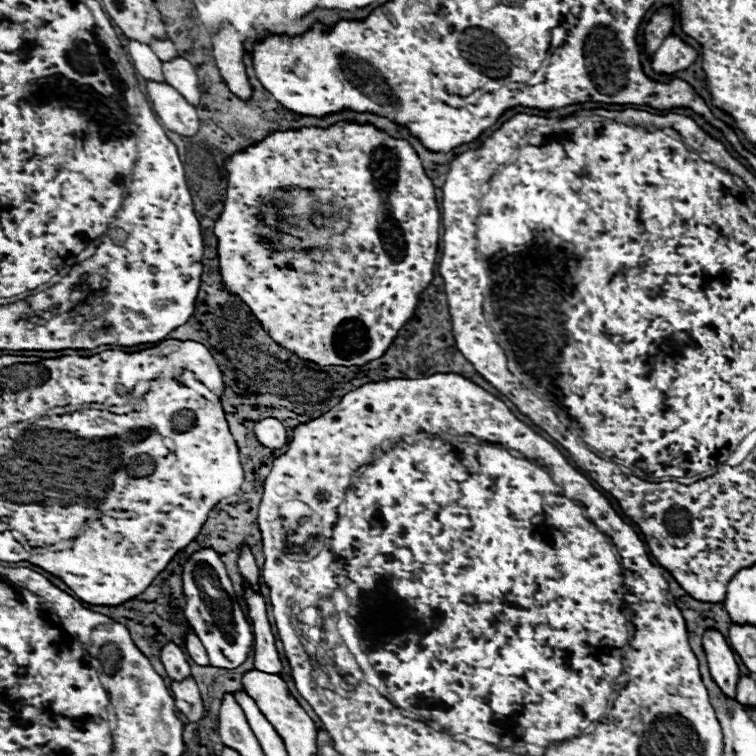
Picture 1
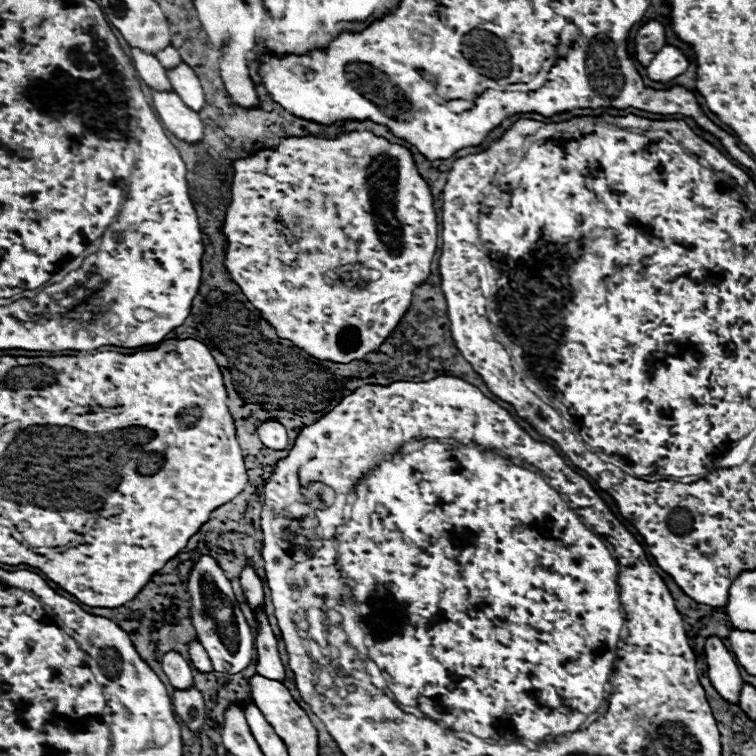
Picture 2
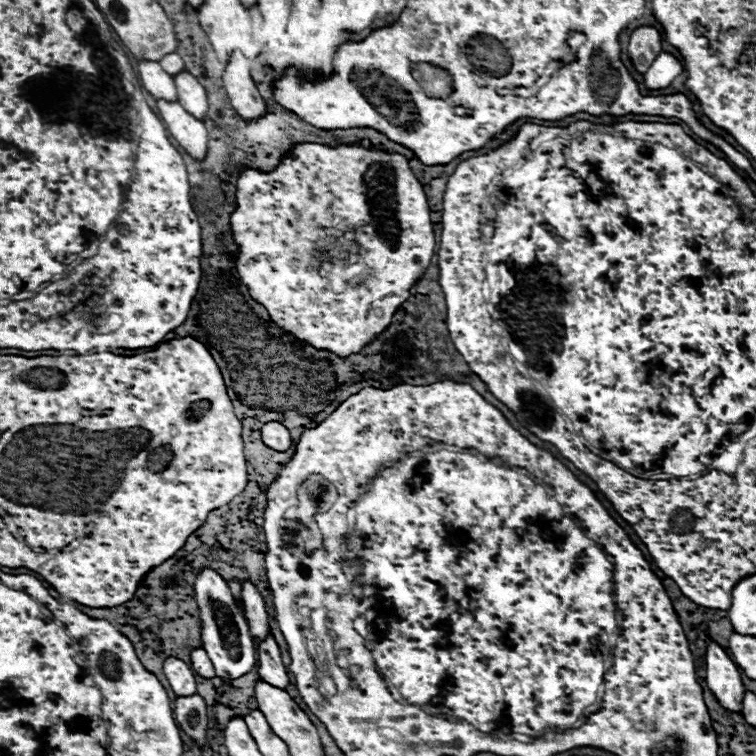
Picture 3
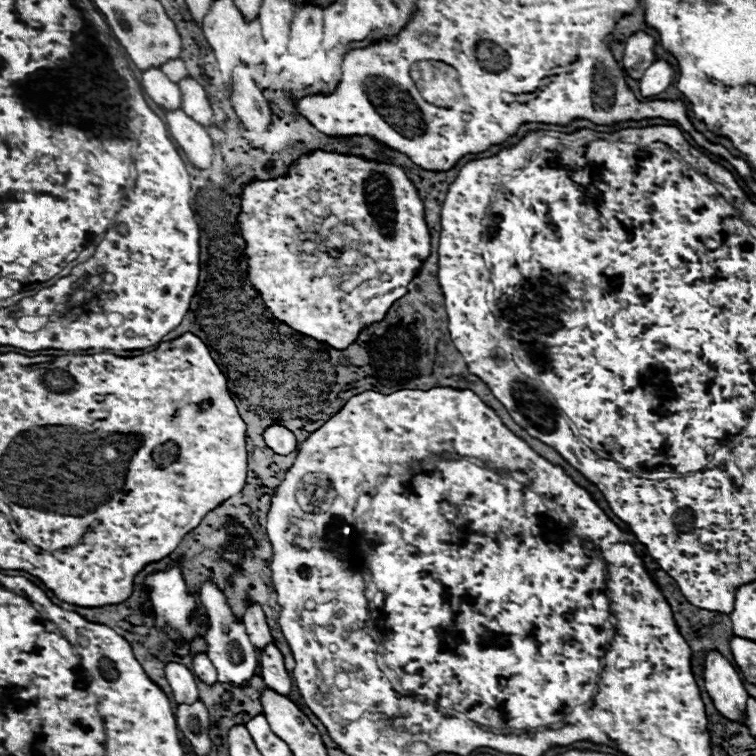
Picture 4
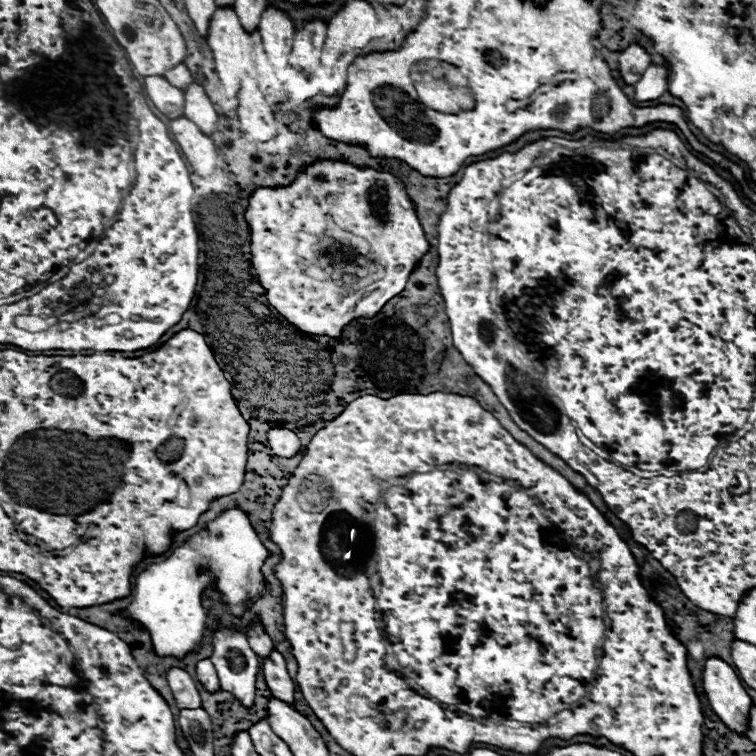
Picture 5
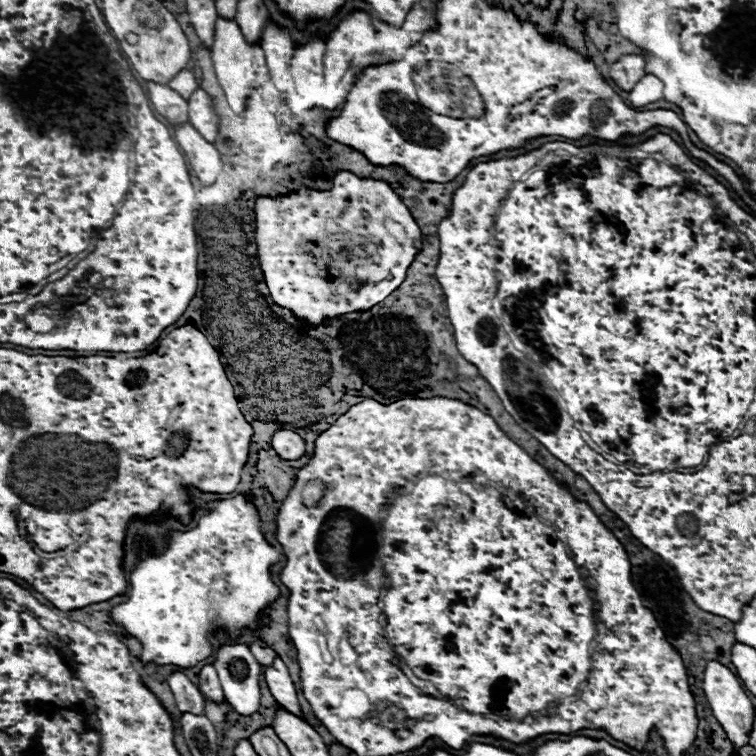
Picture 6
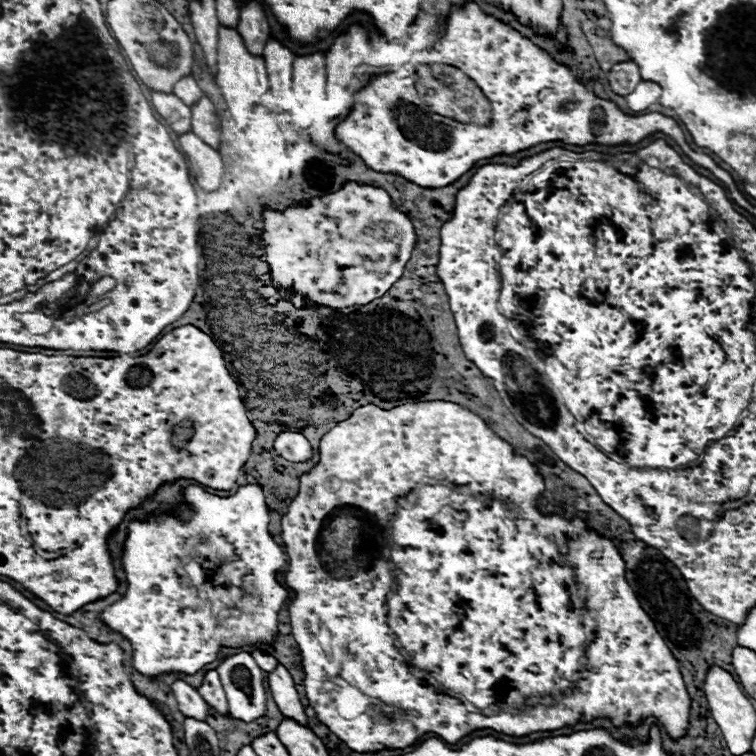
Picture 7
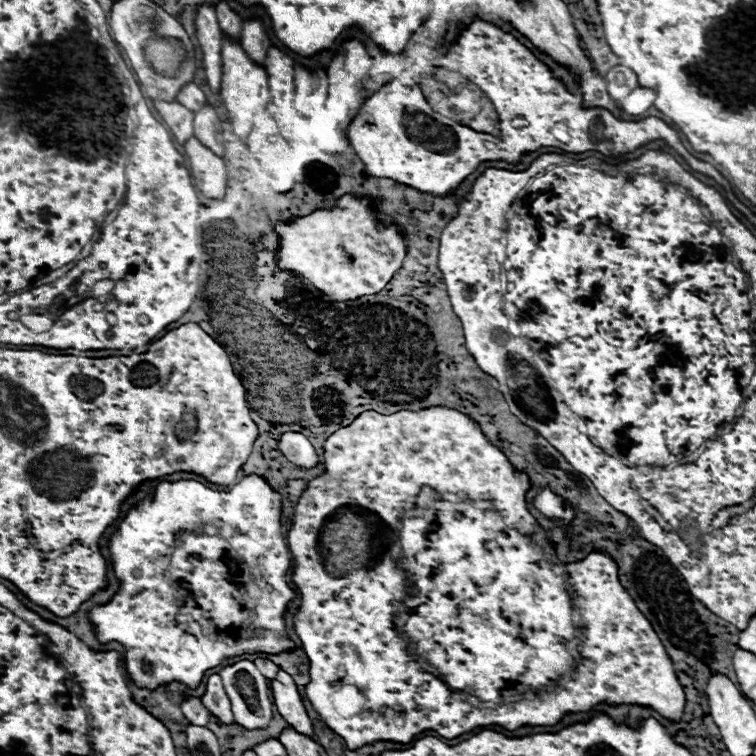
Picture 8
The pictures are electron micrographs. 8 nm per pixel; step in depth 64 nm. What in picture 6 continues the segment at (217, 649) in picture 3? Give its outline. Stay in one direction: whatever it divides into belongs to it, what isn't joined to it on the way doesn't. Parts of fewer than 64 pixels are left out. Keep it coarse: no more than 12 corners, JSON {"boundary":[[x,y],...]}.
{"boundary":[[236,642],[216,652],[224,698],[240,716],[260,710],[262,666]]}

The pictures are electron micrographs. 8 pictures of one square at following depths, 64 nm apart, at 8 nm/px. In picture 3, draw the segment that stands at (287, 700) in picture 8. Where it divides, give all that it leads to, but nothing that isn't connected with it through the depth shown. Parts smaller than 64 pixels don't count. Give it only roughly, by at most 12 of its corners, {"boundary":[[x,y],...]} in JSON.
{"boundary":[[272,634],[258,644],[258,672],[264,682],[286,690],[288,670]]}

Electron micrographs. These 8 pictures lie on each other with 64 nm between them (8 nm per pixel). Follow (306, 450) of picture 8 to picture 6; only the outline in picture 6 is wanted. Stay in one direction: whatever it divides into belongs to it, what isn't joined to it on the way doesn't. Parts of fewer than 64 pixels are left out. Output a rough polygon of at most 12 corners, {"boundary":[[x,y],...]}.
{"boundary":[[278,430],[272,448],[284,460],[306,456],[304,438]]}

